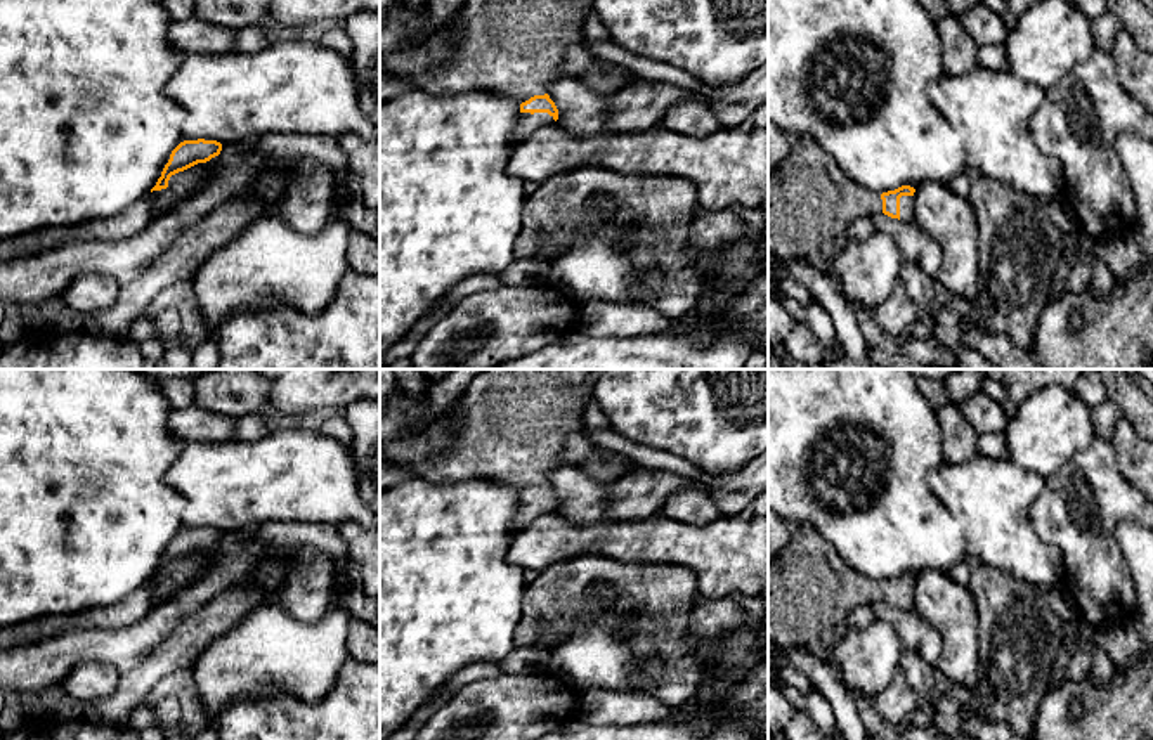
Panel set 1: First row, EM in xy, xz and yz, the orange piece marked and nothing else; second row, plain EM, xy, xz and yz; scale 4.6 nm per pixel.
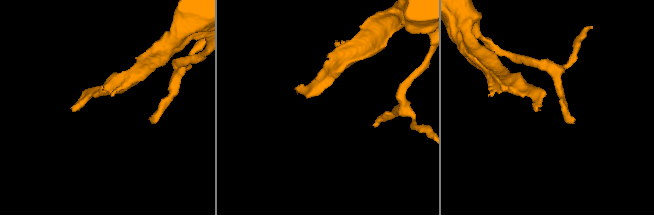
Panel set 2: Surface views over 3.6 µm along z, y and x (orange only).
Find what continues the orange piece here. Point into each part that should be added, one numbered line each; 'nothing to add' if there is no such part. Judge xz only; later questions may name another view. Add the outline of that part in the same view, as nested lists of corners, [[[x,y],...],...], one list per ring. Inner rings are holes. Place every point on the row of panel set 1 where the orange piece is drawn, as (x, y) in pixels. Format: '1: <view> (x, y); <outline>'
1: xz (527, 122); [[[520,113],[518,125],[513,133],[513,142],[520,144],[532,130],[553,125],[555,120],[548,113]]]

